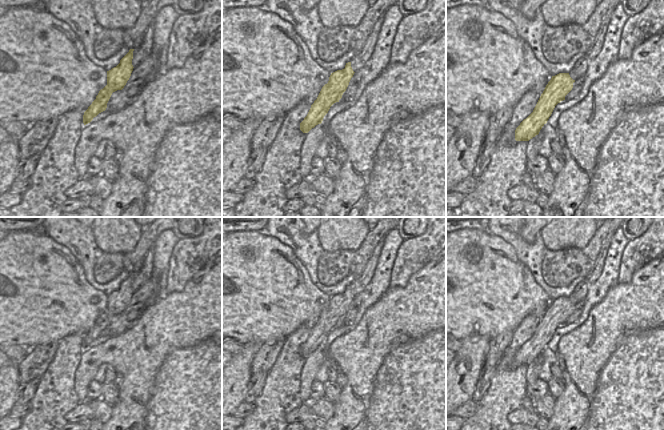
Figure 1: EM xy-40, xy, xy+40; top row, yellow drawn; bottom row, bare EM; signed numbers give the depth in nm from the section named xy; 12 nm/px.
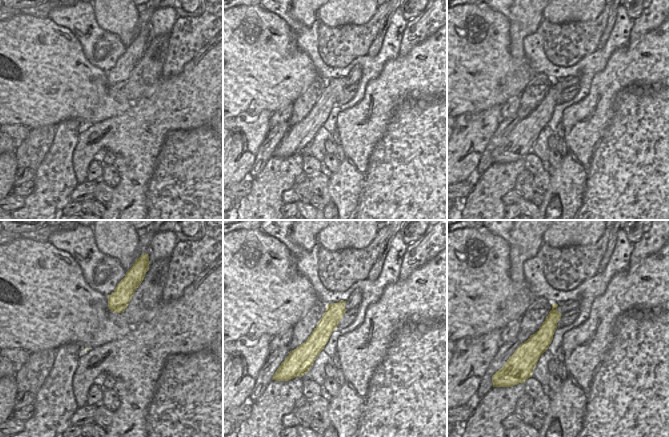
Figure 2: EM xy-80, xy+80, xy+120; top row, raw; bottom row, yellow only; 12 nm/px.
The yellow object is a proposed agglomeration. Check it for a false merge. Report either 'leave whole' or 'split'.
leave whole

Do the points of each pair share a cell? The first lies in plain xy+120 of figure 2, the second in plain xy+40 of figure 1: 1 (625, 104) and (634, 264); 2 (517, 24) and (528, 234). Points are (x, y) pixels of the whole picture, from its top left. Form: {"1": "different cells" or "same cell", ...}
{"1": "different cells", "2": "same cell"}

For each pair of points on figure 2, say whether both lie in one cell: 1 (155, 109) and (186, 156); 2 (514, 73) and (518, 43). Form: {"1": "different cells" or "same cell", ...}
{"1": "same cell", "2": "different cells"}

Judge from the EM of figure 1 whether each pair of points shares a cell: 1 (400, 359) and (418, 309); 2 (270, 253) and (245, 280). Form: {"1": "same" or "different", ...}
{"1": "same", "2": "same"}

